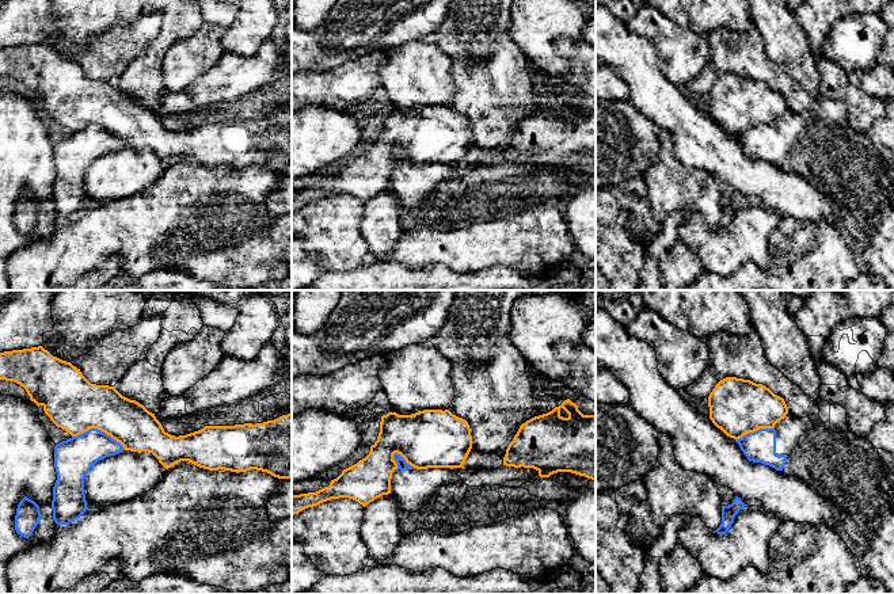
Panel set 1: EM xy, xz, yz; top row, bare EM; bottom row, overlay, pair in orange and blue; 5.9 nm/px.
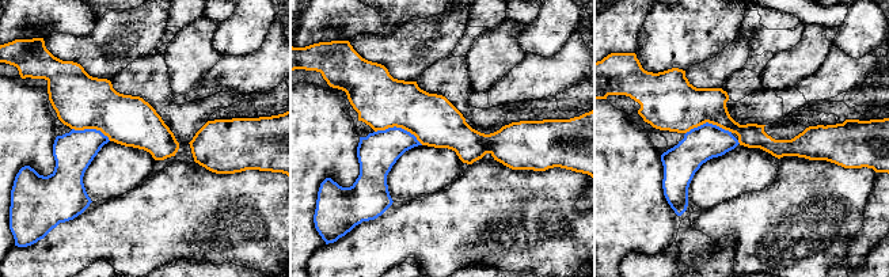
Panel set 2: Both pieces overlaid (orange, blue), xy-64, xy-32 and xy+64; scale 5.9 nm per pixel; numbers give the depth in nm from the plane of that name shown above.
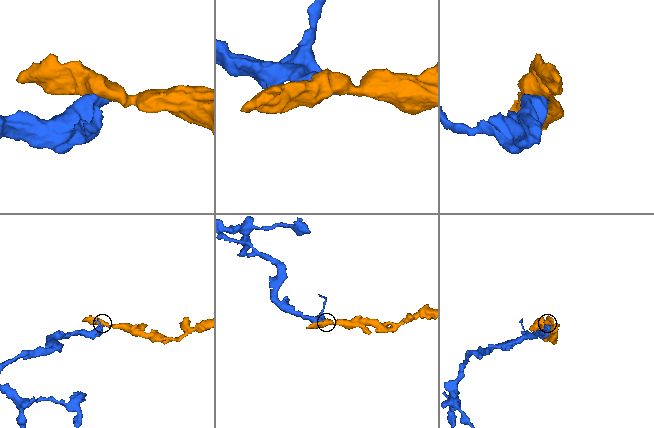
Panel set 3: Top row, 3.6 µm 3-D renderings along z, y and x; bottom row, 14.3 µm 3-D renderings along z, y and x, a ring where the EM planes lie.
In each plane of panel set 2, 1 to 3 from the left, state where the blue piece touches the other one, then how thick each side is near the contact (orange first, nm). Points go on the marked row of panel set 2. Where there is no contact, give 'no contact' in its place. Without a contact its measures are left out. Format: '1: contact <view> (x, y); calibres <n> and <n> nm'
1: contact xy-64 (91, 128); calibres 320 and 240 nm
2: contact xy-32 (399, 126); calibres 320 and 240 nm
3: contact xy+64 (709, 122); calibres 320 and 200 nm

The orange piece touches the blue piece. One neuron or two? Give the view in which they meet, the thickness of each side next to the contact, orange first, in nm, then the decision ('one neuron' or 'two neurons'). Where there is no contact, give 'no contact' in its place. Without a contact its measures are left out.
contact in xy; calibres 320 and 240 nm; two neurons

